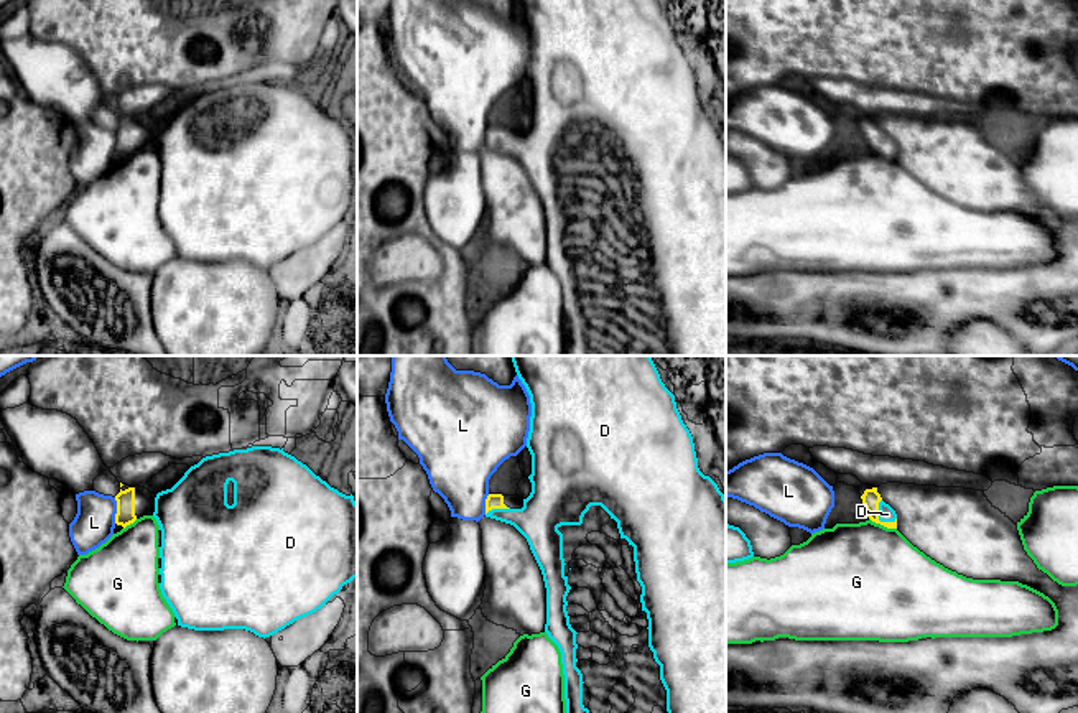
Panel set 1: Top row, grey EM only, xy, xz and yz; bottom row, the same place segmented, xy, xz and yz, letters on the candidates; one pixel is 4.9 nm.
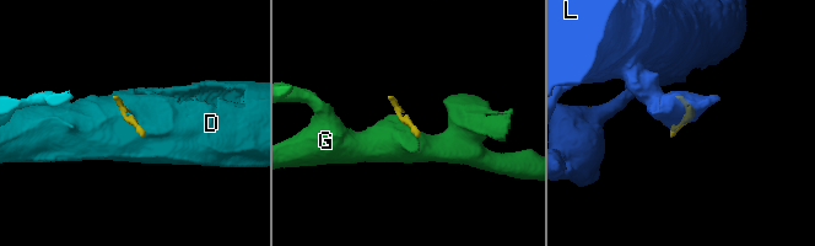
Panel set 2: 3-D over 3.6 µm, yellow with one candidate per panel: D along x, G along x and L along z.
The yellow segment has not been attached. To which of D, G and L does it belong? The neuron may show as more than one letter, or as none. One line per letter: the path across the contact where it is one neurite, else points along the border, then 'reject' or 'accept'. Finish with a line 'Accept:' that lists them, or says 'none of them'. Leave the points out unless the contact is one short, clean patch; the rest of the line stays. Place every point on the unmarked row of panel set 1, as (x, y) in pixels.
D: way yz (871, 129), (878, 140), (878, 149), (887, 145); accept
G: border yz (869, 149), (896, 160); reject
L: border xy (114, 129), (116, 153); reject
Accept: D

